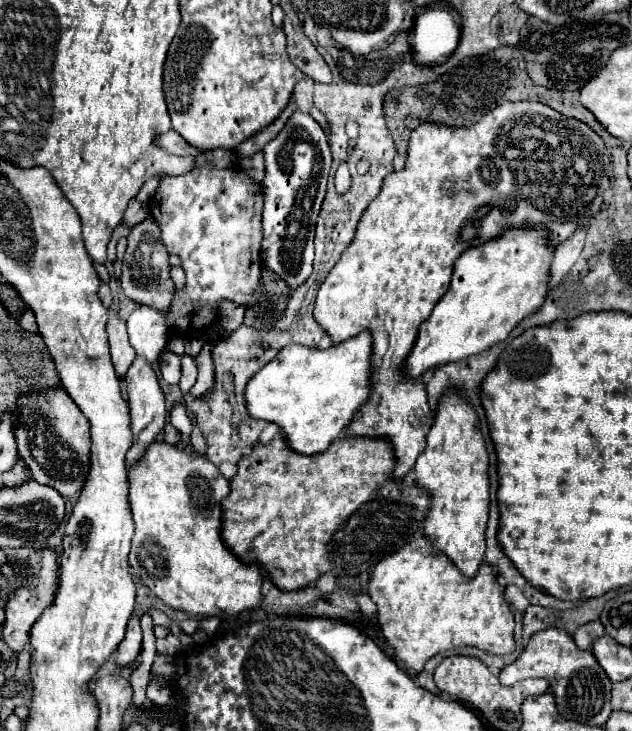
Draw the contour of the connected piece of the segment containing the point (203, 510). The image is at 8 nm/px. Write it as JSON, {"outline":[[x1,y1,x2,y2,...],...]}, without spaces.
{"outline":[[156,440,144,452,144,456,132,464,128,472,130,480,130,504,136,524,128,564,134,568,142,584,146,584,164,604,176,610,184,610,190,616,236,616,242,610,254,608,262,602,262,572,256,564,240,562,222,542,222,500,230,492,230,482,220,474,218,466,198,452,188,452,164,440]]}

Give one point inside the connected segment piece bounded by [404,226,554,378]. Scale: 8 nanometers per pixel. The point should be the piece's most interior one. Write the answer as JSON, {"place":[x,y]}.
{"place":[494,285]}

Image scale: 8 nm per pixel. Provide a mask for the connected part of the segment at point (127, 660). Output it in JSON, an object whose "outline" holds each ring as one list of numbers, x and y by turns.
{"outline":[[134,612,134,616,130,618,128,622,128,628,126,628,126,636,124,640,120,642,118,650,114,652,114,662,120,664,120,666,126,666,126,664,132,664,136,660,136,656,140,654,142,650,142,630,140,630,140,616]]}

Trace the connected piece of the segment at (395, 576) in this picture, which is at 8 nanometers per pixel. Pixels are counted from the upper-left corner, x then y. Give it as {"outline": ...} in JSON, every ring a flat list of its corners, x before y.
{"outline":[[418,536,418,538,412,540,412,542,408,542,404,548,400,548,400,550,394,552,394,554,390,554,388,558,382,558,382,560,376,564,376,568,372,570,372,574,370,574,370,580,368,580,368,584,366,584,366,592,368,592,368,596,370,596,370,598,376,602,376,606,378,606,378,624,380,624,380,628,382,628,382,634,384,634,386,642,388,642,390,648,394,650,394,658,400,660,410,672,416,672,416,674,418,674,418,672,422,672,426,660,430,660,434,654,446,652,446,650,452,650,452,648,458,648,458,646,476,646,476,648,480,648,480,650,484,650,484,652,488,652,488,654,512,654,512,652,514,652,514,616,512,616,510,606,508,606,508,602,506,602,506,598,504,598,504,586,500,586,500,584,496,582,496,576,494,576,492,572,494,572,492,566,482,564,480,570,478,570,478,574,476,574,474,578,464,578,464,576,460,574,460,570,456,570,456,566,452,566,452,562,450,562,448,558,444,558,442,554,432,554,432,552,430,552,430,544,428,544,422,536]]}

